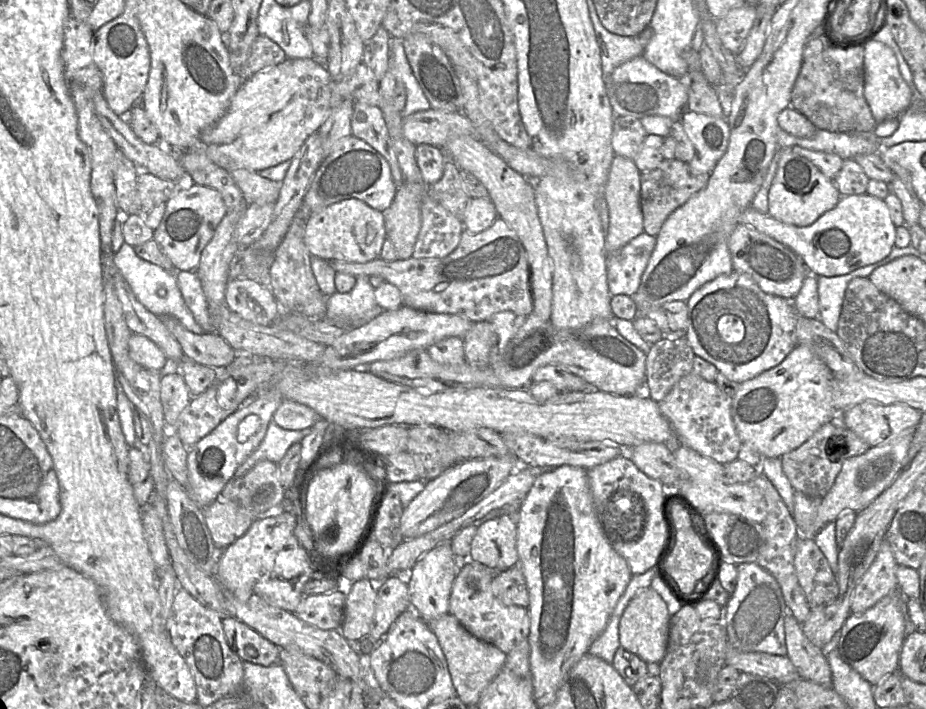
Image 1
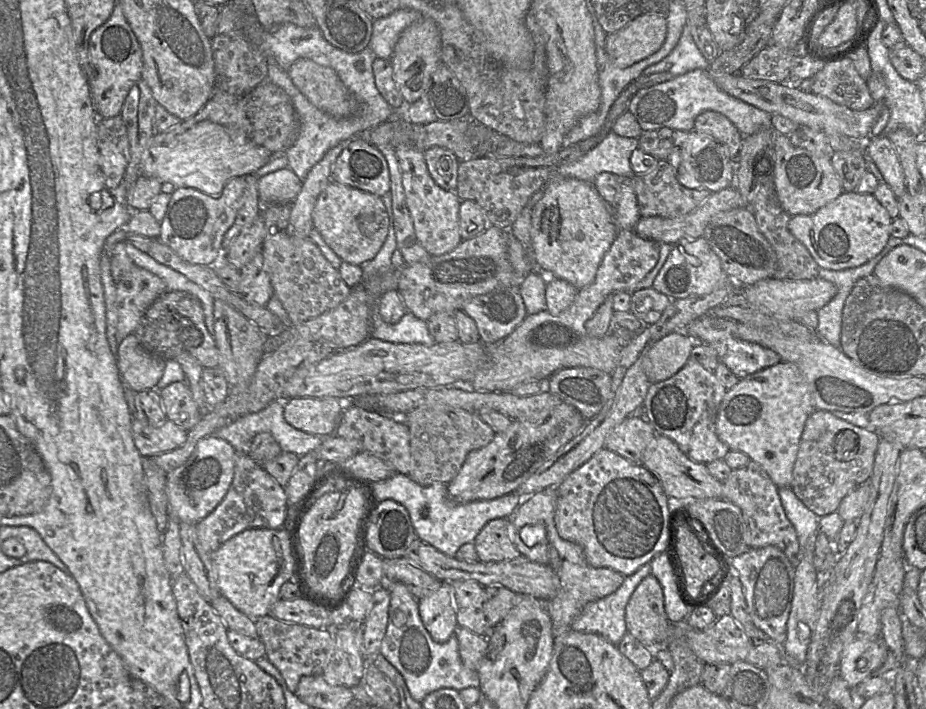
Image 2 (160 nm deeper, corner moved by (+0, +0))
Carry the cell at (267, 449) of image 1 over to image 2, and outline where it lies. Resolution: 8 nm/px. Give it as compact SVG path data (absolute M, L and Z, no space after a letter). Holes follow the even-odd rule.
M275 399L269 405L259 412L245 415L237 419L232 424L218 430L216 435L228 441L236 452L240 454L250 453L250 447L253 439L259 433L270 433L280 446L281 452L295 453L299 457L316 450L328 436L313 435L291 426L284 418L284 401Z

